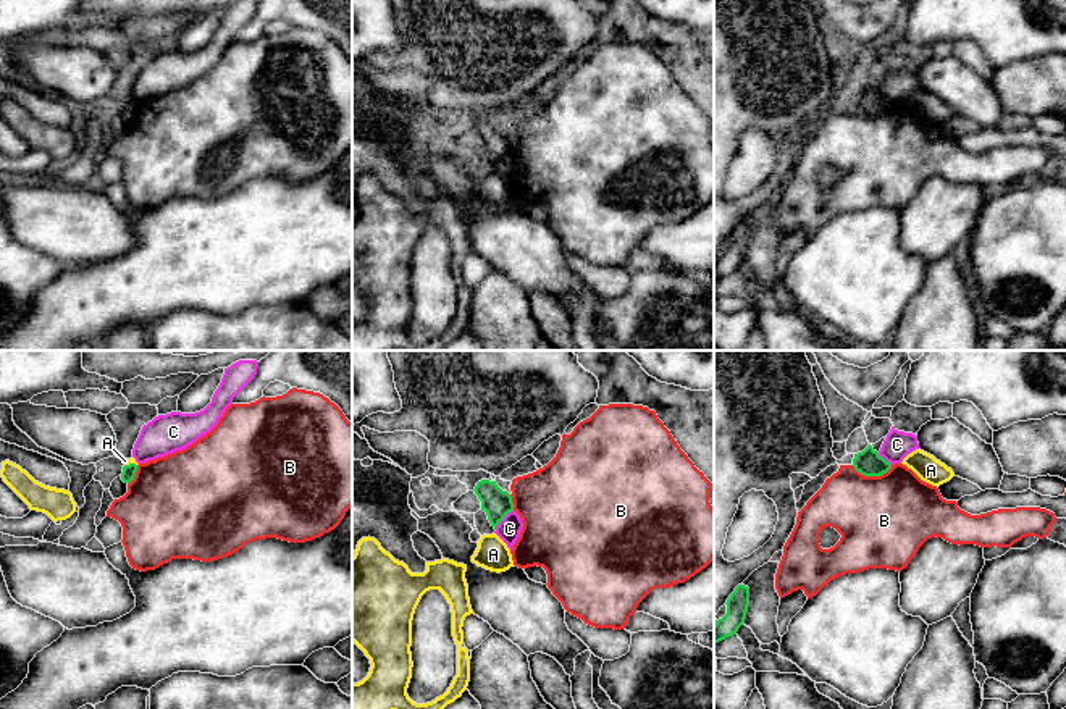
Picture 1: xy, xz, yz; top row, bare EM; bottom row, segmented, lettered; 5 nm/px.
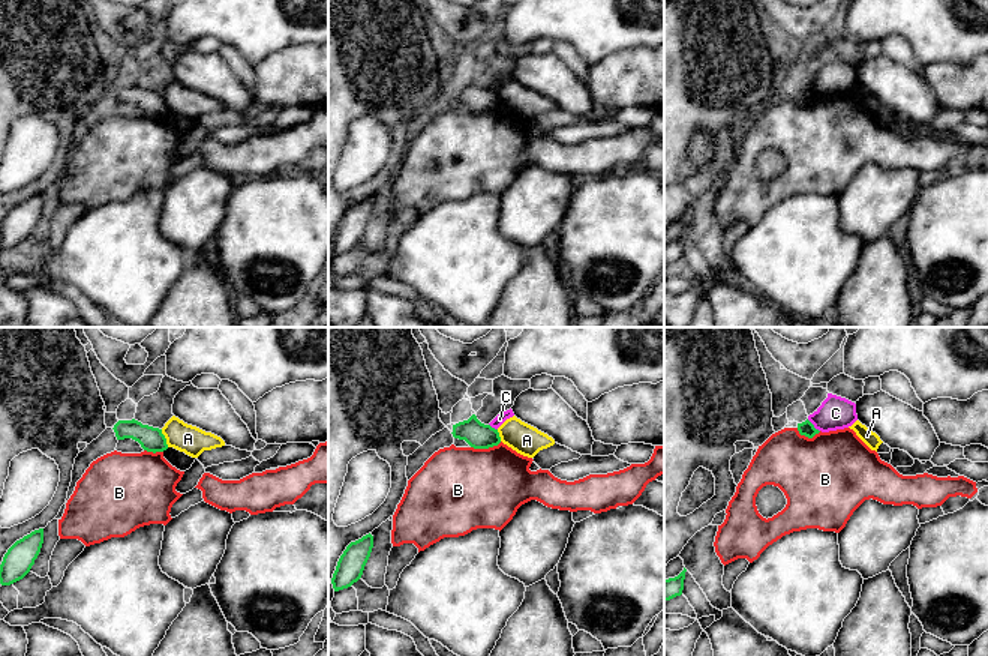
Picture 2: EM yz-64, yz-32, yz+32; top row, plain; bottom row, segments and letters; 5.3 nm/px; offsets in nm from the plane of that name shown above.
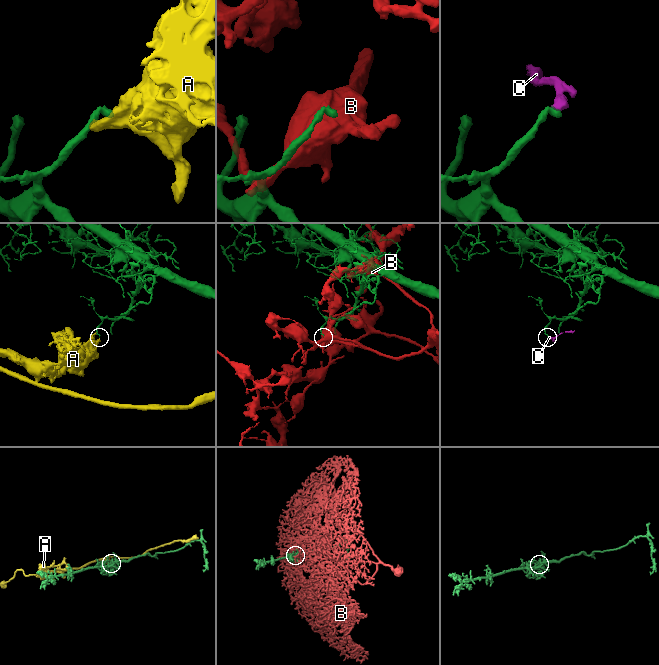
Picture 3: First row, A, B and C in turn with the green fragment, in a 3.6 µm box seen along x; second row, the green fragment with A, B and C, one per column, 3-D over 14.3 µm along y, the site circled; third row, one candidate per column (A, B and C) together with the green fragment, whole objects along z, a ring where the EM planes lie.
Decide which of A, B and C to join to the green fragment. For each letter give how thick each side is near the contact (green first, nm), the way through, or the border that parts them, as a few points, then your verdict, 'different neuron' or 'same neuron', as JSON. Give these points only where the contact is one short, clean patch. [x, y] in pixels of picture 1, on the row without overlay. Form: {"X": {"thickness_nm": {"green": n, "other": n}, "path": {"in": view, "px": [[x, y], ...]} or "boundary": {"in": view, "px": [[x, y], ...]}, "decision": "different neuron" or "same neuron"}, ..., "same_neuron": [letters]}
{"A": {"thickness_nm": {"green": 70, "other": 30}, "decision": "different neuron"}, "B": {"thickness_nm": {"green": 130, "other": 440}, "decision": "different neuron"}, "C": {"thickness_nm": {"green": 140, "other": 110}, "boundary": {"in": "xz", "px": [[512, 147], [495, 167]]}, "decision": "different neuron"}, "same_neuron": []}

